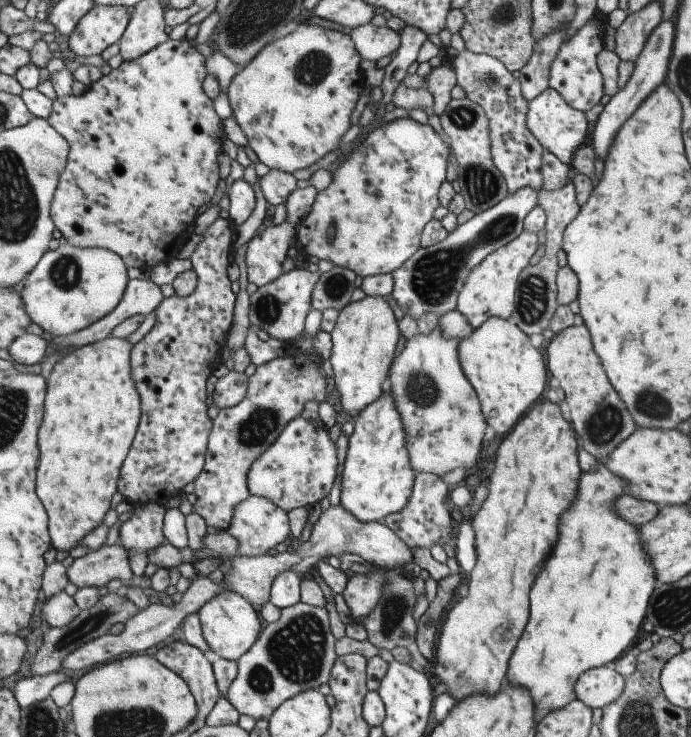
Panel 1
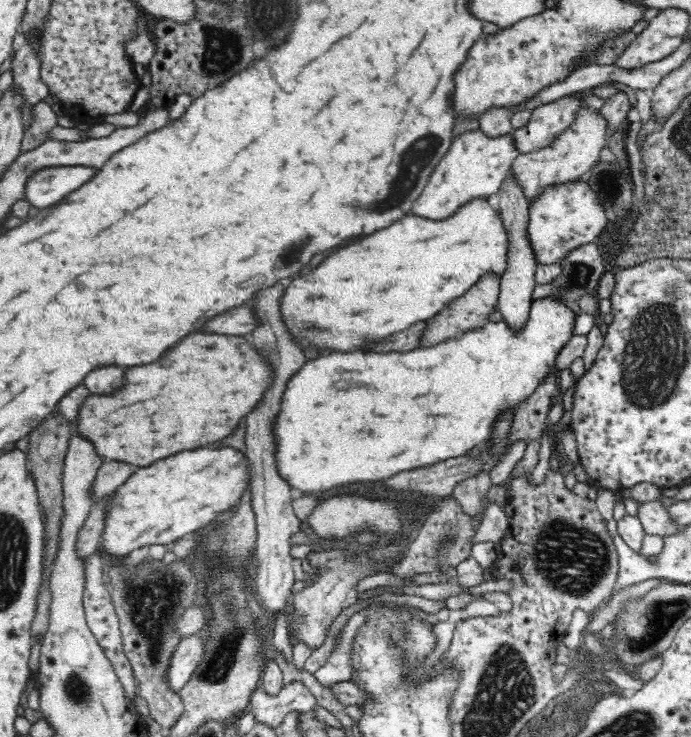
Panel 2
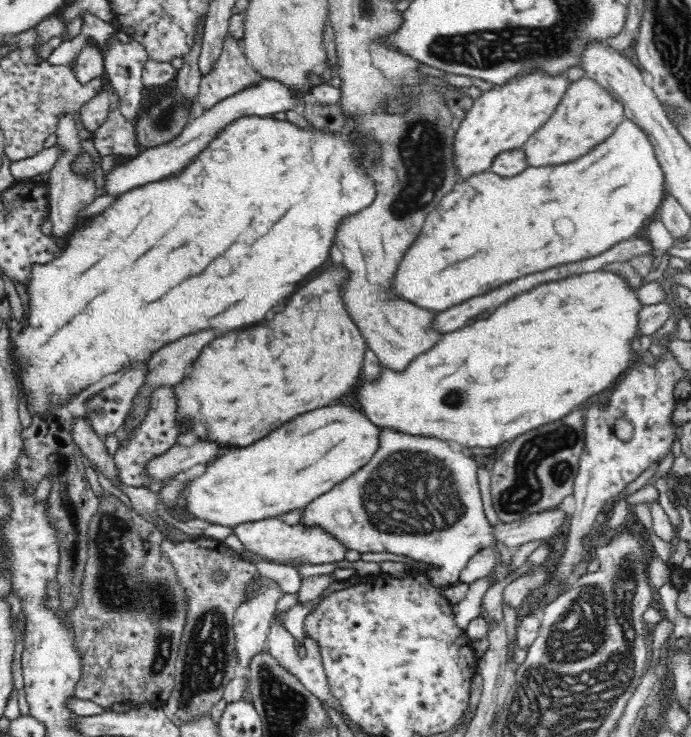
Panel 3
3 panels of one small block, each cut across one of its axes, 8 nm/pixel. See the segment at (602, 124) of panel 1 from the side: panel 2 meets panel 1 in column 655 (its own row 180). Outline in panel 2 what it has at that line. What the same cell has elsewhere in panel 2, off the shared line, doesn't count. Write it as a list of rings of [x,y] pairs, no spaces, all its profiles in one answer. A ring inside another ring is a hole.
[[[50,166],[36,170],[28,182],[24,198],[36,208],[48,208],[74,193],[98,172],[89,166]]]

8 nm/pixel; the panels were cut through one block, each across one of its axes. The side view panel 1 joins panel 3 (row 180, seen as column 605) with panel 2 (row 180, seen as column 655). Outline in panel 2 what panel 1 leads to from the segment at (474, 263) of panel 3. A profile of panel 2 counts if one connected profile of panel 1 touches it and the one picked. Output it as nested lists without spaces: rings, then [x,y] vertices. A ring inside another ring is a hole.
[[[584,177],[560,186],[550,186],[533,198],[529,203],[527,237],[538,265],[562,263],[572,250],[594,242],[606,230],[608,217],[600,200]]]

